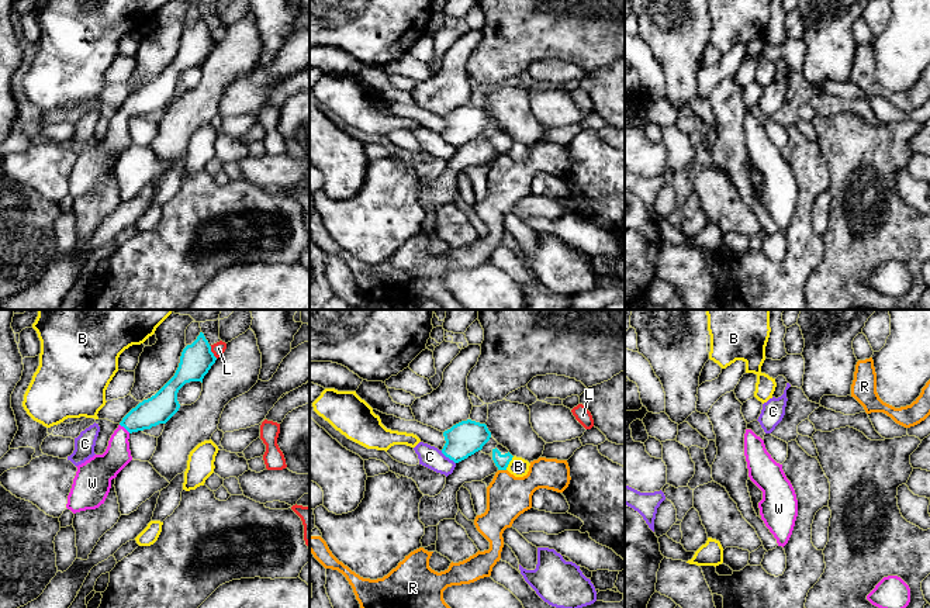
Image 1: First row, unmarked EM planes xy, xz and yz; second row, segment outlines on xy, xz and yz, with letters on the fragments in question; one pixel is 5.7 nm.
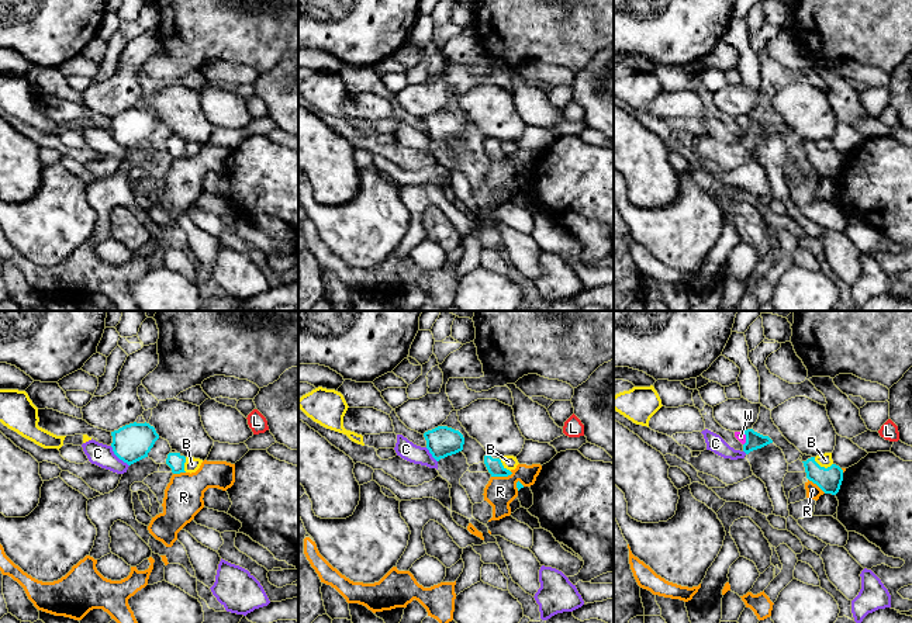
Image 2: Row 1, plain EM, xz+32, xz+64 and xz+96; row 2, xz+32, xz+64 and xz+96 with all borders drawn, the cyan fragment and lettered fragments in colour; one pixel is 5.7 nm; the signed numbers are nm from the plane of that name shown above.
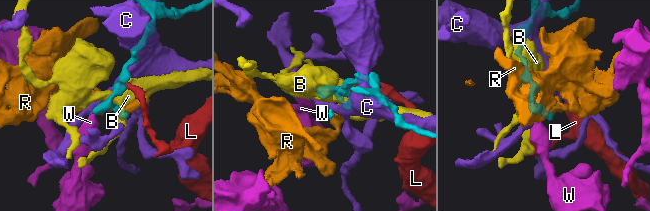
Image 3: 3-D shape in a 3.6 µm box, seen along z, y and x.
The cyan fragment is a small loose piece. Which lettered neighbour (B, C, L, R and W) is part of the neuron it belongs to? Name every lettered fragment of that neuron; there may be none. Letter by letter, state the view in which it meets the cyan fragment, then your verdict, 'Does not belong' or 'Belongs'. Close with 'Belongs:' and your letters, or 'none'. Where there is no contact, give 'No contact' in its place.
B: Touches cyan in xz. Does not belong
C: Touches cyan in xz. Does not belong
L: Touches cyan in xy. Does not belong
R: Touches cyan in xz. Does not belong
W: Touches cyan in xy. Belongs
Belongs: W

